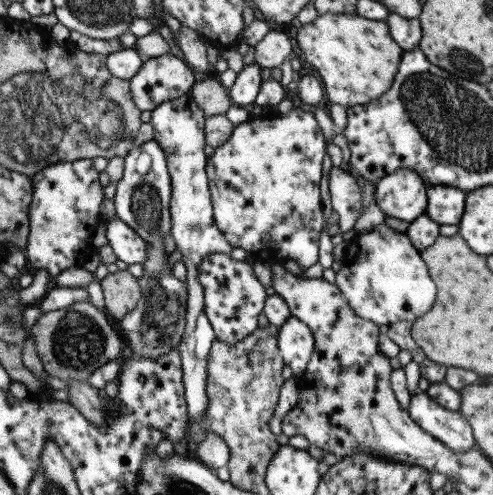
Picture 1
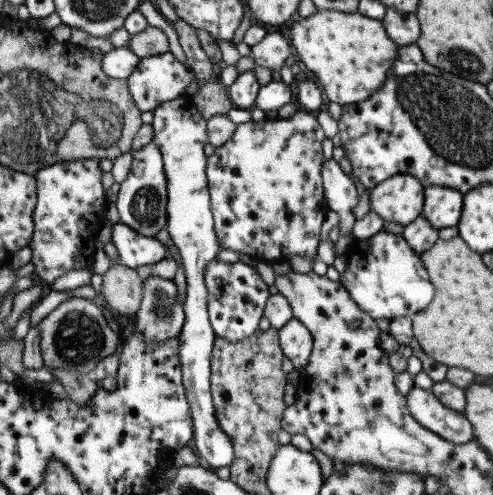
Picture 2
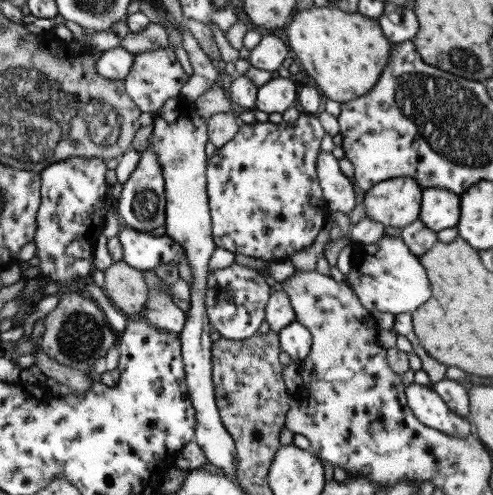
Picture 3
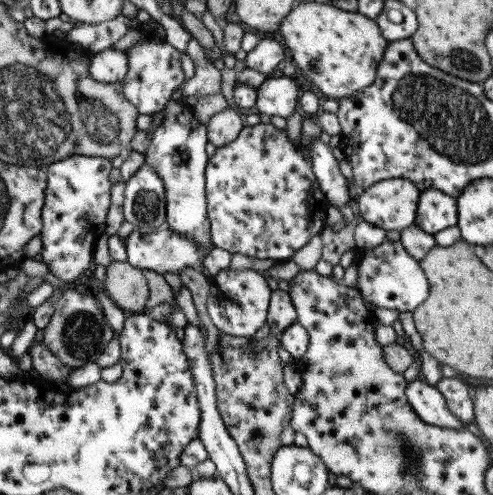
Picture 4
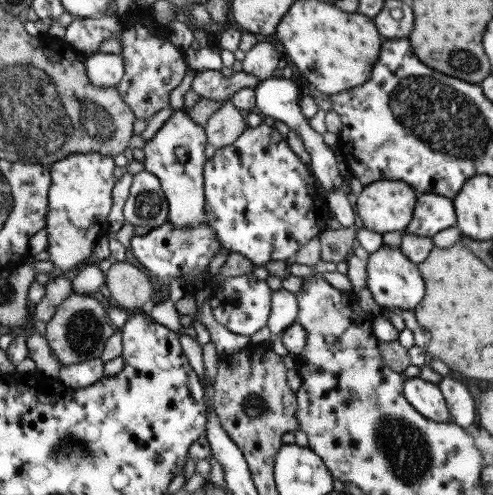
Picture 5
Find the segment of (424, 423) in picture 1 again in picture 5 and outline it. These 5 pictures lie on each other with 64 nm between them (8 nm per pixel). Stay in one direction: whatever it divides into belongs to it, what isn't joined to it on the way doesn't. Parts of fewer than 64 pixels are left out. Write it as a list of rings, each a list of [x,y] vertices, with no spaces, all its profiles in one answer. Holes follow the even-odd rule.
[[[405,378],[403,396],[407,402],[425,418],[433,422],[451,422],[451,414],[447,410],[445,398],[439,386],[425,382],[423,378]]]

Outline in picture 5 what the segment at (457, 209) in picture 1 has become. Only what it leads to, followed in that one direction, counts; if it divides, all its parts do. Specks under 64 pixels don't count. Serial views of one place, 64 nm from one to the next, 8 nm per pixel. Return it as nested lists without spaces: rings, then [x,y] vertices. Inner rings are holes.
[[[419,194],[413,210],[413,218],[403,230],[403,234],[419,234],[425,238],[433,238],[437,232],[445,228],[453,228],[457,222],[457,214],[453,208],[453,200],[441,194]]]

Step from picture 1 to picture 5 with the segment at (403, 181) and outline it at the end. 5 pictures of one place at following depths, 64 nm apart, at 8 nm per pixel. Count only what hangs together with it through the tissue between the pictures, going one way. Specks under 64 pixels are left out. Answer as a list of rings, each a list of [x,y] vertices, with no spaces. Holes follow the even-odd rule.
[[[373,182],[361,188],[355,206],[363,228],[379,232],[405,230],[413,218],[417,194],[407,182]]]

